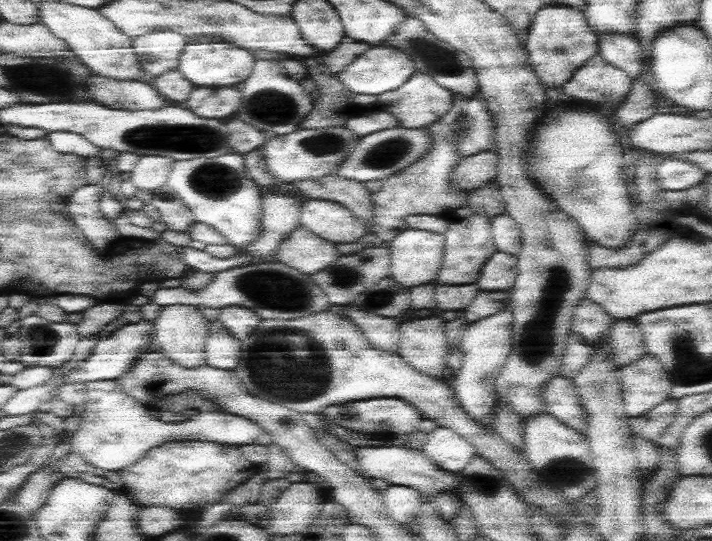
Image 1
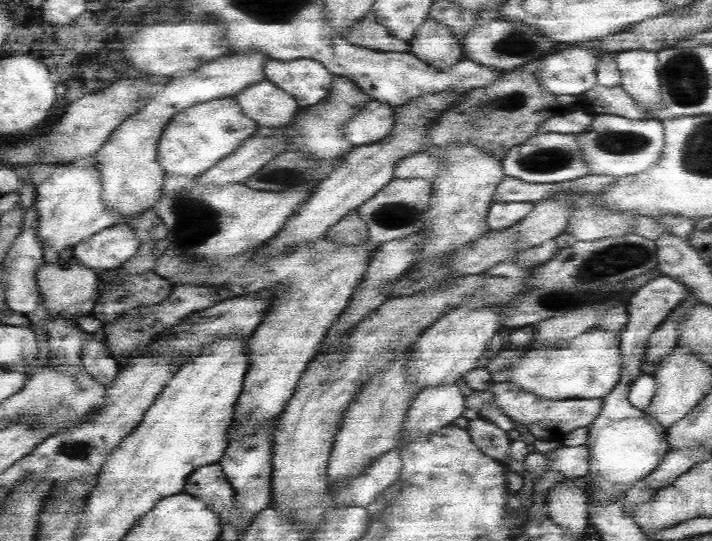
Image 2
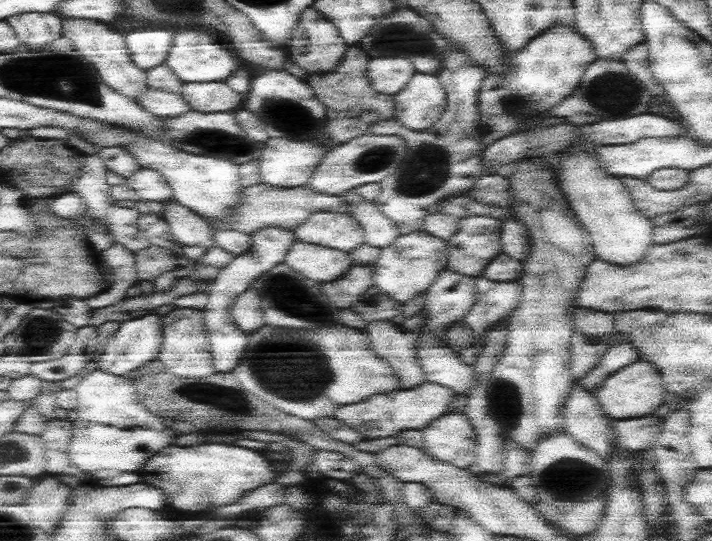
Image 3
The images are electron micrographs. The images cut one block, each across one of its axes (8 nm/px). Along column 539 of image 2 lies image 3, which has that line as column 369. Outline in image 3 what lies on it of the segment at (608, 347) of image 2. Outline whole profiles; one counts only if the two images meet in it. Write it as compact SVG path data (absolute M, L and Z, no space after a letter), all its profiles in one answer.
M347 326L325 328L325 330L291 330L291 328L259 328L251 336L251 348L247 350L245 360L239 368L233 370L239 384L245 392L259 396L261 400L273 404L279 412L299 416L305 420L323 420L333 418L339 408L347 404L365 402L375 394L391 392L401 388L401 378L395 376L395 370L389 362L377 356L371 338L365 330L353 330Z

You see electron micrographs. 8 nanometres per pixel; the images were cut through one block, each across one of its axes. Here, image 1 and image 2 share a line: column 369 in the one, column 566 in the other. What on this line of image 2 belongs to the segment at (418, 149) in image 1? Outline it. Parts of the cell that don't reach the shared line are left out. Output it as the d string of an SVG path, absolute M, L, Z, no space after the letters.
M560 132L536 134L524 144L510 148L502 158L502 166L506 178L528 184L560 184L568 180L580 180L590 174L576 144L576 134L560 134Z

